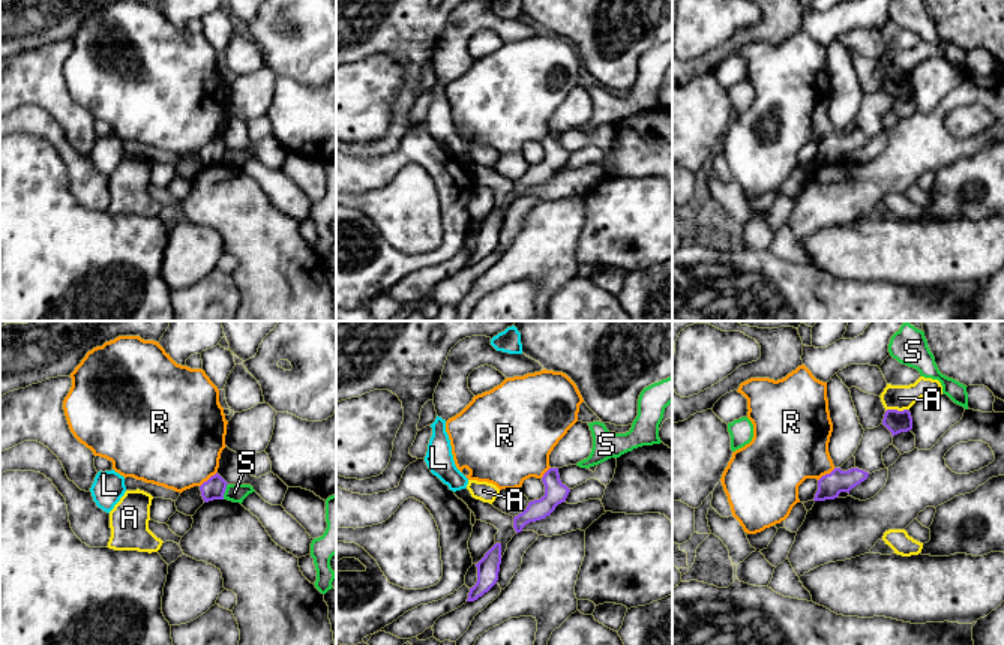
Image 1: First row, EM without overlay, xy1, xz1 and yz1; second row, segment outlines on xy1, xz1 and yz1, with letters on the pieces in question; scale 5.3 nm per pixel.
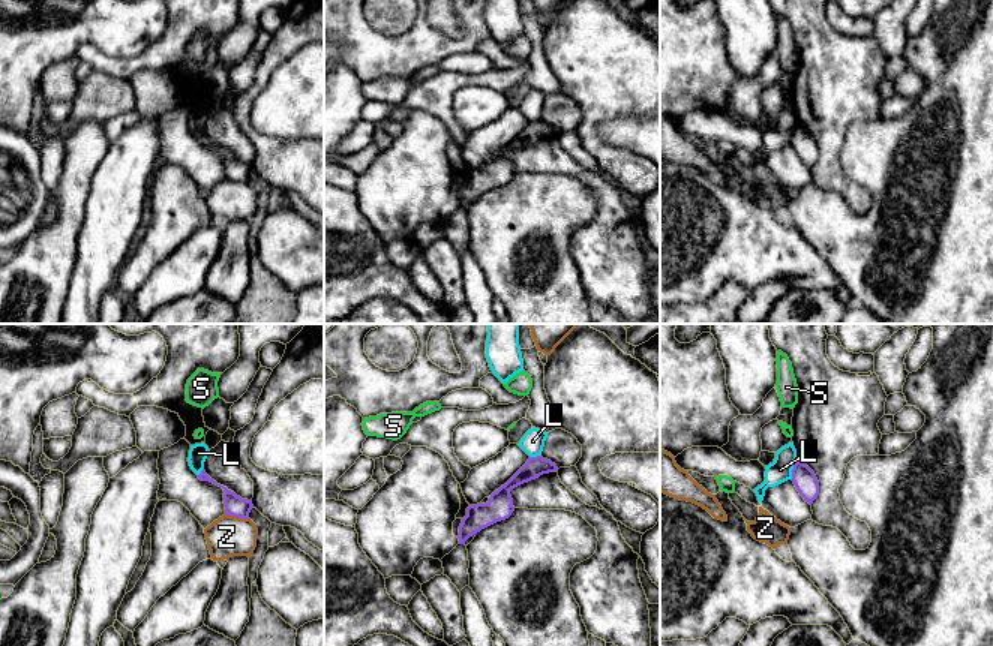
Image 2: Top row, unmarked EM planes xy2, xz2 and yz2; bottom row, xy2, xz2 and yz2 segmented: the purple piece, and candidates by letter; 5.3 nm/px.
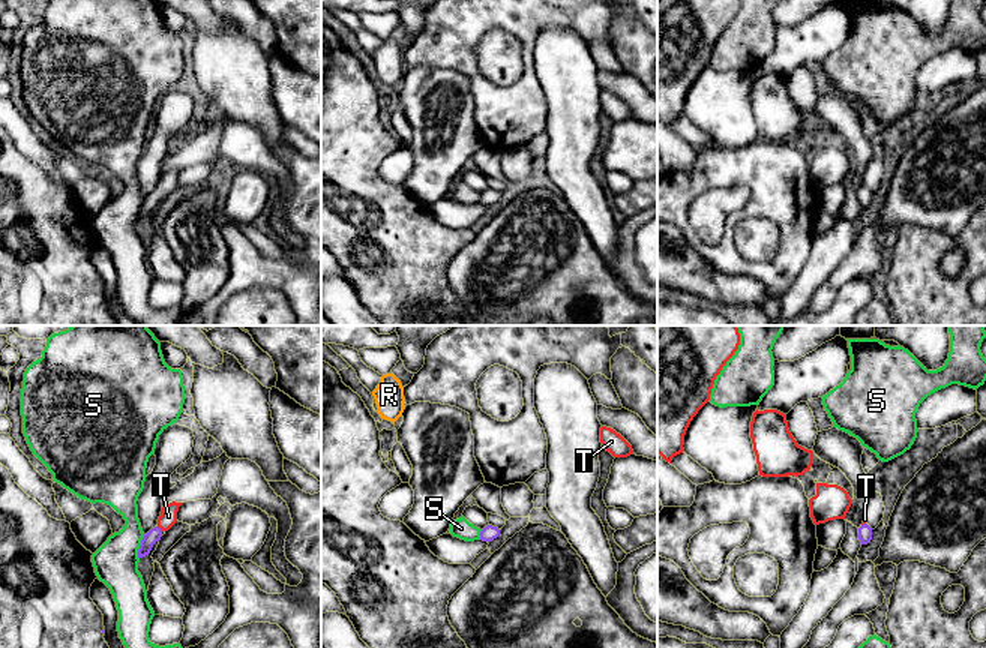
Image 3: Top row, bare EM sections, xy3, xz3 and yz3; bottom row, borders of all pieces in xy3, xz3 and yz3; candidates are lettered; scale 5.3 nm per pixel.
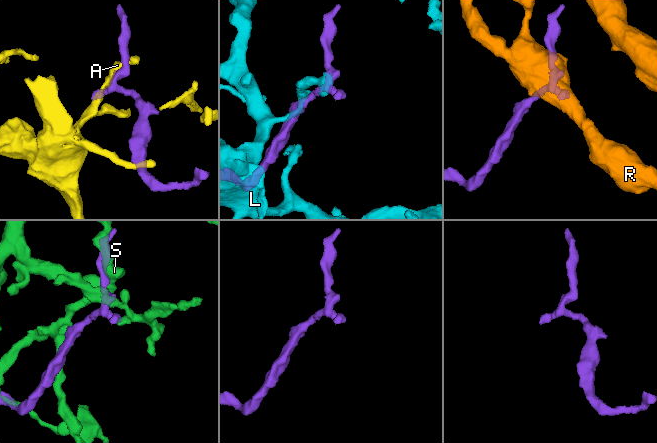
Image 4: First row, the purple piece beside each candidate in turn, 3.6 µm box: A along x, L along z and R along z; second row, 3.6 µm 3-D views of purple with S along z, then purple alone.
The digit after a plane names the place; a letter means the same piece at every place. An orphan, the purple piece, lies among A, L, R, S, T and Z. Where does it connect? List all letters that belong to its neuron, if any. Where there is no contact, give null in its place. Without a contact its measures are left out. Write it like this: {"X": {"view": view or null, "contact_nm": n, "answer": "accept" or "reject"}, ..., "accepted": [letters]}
{"A": {"view": "yz1", "contact_nm": 120, "answer": "reject"}, "L": {"view": "yz2", "contact_nm": 90, "answer": "reject"}, "R": {"view": "xy1", "contact_nm": 130, "answer": "reject"}, "S": {"view": "xy3", "contact_nm": 140, "answer": "reject"}, "T": {"view": "xy3", "contact_nm": 40, "answer": "accept"}, "Z": {"view": "xy2", "contact_nm": 130, "answer": "reject"}, "accepted": ["T"]}

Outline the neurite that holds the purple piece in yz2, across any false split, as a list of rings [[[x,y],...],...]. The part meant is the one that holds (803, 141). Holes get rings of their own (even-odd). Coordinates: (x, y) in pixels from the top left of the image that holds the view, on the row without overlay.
[[[796,126],[792,133],[792,145],[804,165],[813,168],[819,159],[819,145],[814,136],[807,129]]]

